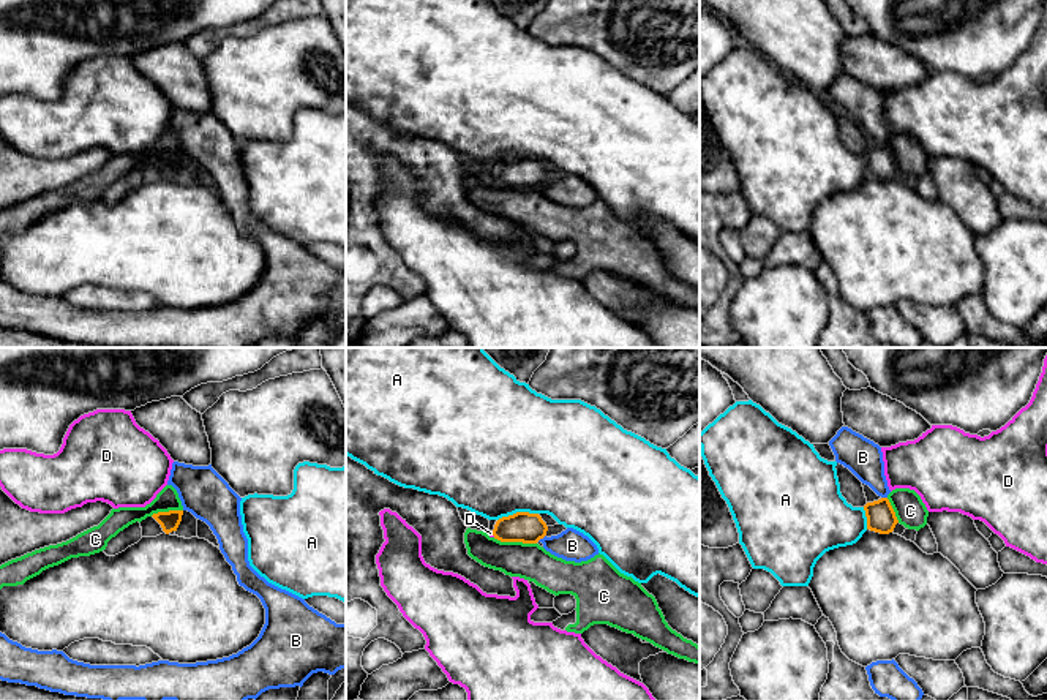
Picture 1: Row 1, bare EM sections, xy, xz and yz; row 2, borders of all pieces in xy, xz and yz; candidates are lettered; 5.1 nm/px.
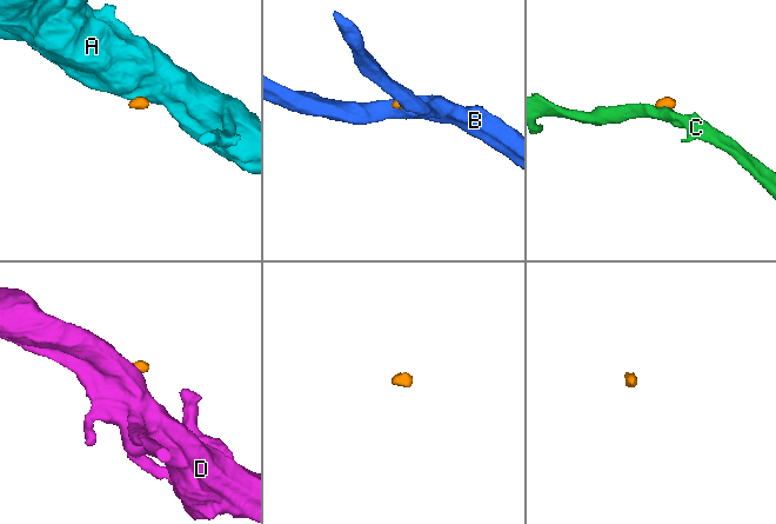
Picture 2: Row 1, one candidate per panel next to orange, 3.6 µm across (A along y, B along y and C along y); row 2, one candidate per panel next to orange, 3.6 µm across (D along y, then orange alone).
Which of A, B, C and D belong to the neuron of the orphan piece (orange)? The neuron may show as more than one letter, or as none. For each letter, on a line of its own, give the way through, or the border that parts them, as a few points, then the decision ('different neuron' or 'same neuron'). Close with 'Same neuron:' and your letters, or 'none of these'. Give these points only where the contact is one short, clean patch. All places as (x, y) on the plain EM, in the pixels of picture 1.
A: along xz (537, 158), (514, 158), (498, 166) | different neuron
B: along xz (545, 180), (537, 187) | different neuron
C: along xz (493, 184), (536, 190) | different neuron
D: along xz (491, 177), (495, 182) | different neuron
Same neuron: none of these

